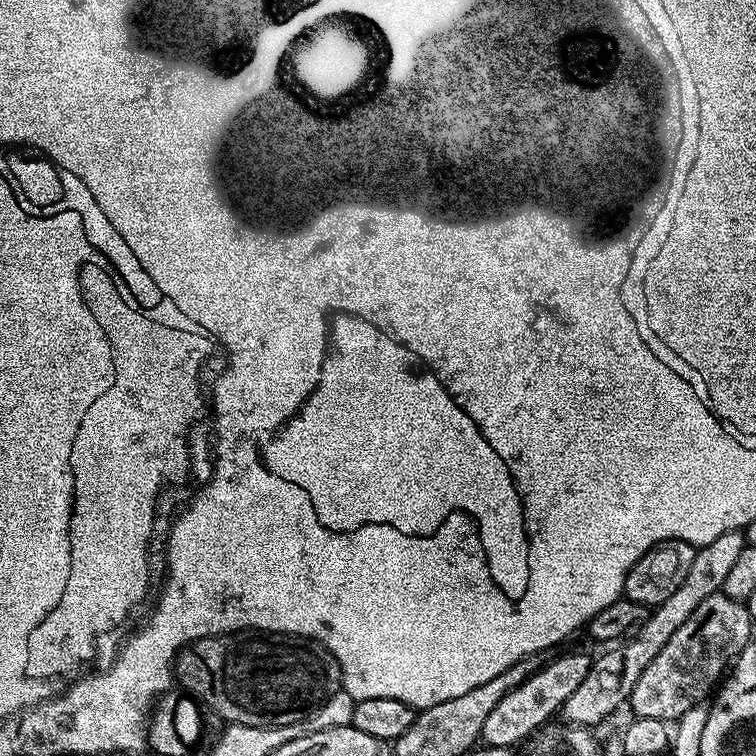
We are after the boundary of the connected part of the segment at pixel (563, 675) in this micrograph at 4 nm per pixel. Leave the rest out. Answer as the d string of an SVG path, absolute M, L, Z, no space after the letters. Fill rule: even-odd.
M572 652L569 656L560 656L557 660L549 659L539 672L535 672L530 679L522 682L482 722L482 734L480 740L489 748L515 749L516 744L523 745L525 741L536 735L541 728L545 727L553 719L552 716L563 709L566 698L586 682L586 674L590 670L593 657L583 656L580 652Z

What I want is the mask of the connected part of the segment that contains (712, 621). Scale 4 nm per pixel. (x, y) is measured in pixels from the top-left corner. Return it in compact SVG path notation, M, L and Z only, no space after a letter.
M723 591L706 598L706 602L701 602L698 610L674 630L670 642L658 650L654 662L642 670L642 678L638 678L630 697L631 715L676 722L691 708L703 705L741 650L753 639L752 624L754 617L749 614L747 603L730 598Z

